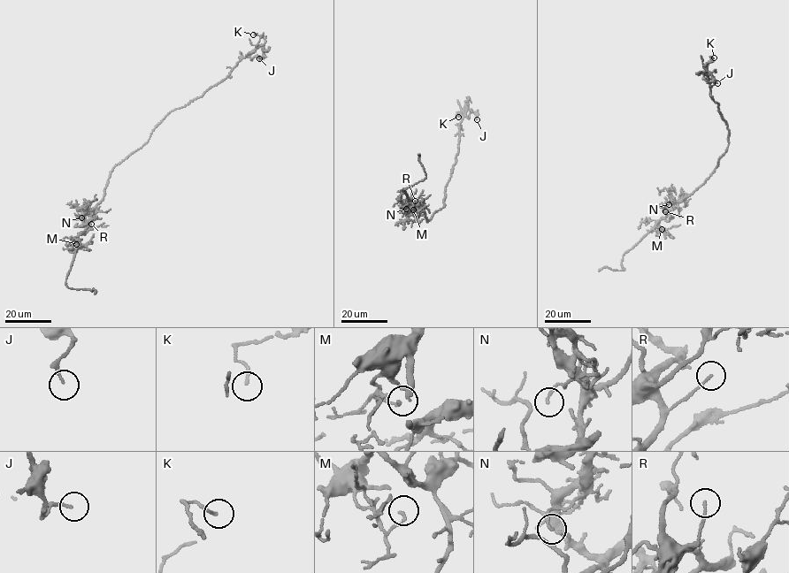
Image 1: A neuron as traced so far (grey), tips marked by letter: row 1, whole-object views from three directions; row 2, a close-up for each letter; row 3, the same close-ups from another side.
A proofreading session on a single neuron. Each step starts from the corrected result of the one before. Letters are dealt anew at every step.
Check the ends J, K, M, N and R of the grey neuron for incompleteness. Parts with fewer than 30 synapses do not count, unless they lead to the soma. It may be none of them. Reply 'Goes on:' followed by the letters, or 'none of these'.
Goes on: none of these

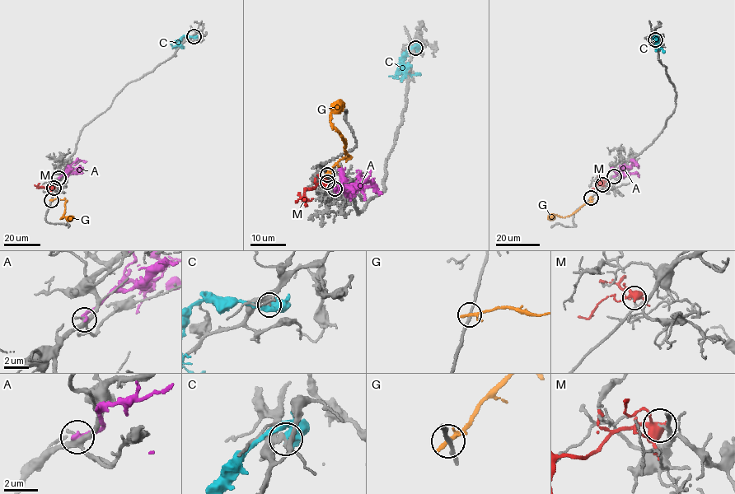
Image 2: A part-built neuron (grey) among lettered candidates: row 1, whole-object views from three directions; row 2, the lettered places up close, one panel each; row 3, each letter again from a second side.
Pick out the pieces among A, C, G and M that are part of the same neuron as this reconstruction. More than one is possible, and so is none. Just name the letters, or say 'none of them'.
none of them

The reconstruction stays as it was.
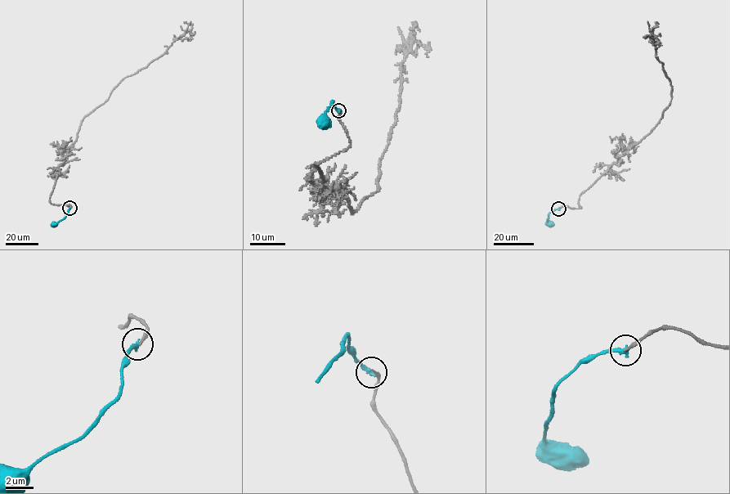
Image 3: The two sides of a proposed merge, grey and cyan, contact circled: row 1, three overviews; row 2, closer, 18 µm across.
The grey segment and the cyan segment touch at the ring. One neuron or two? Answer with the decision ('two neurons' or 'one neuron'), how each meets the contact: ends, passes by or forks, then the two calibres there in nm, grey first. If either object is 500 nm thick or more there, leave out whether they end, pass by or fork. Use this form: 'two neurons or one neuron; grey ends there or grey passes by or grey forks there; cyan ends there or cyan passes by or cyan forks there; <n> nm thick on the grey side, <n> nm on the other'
one neuron; grey ends there; cyan ends there; 220 nm thick on the grey side, 300 nm on the other

